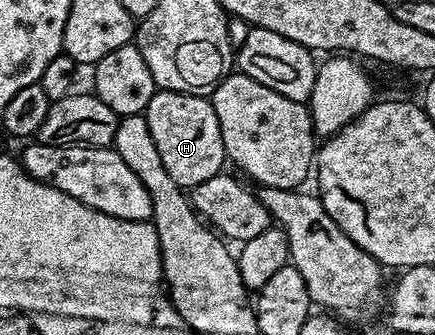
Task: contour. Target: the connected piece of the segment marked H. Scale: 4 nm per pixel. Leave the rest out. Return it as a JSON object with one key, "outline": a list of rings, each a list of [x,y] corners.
{"outline":[[[158,90],[144,113],[148,130],[152,130],[152,138],[156,141],[156,150],[160,150],[164,170],[168,170],[172,182],[184,190],[193,190],[200,182],[208,182],[208,178],[219,175],[223,171],[222,164],[227,163],[216,110],[204,97],[193,92]]]}

